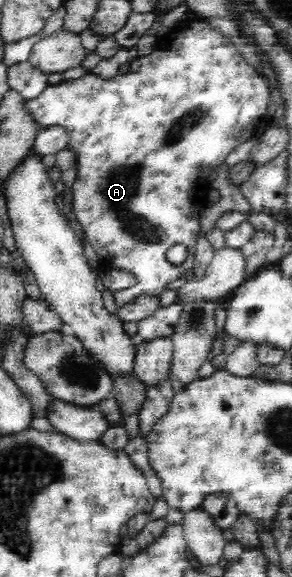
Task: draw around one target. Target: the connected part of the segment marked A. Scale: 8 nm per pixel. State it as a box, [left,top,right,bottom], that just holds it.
[25,18,273,309]

